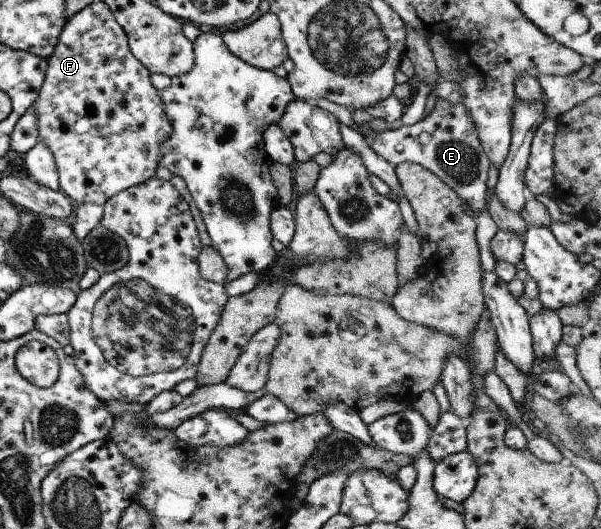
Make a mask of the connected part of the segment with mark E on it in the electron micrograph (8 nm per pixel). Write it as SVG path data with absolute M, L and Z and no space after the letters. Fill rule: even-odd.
M390 95L371 107L350 110L352 122L363 133L364 140L371 148L376 149L377 155L395 165L404 161L416 163L435 174L446 186L449 186L470 208L478 214L484 206L486 171L489 160L484 154L477 132L462 103L451 104L447 98L438 96L429 114L423 116L413 125L402 125L397 129L382 132L372 131L368 122L373 118L389 119L401 115L403 105L395 96ZM426 132L428 142L422 144L418 134Z

